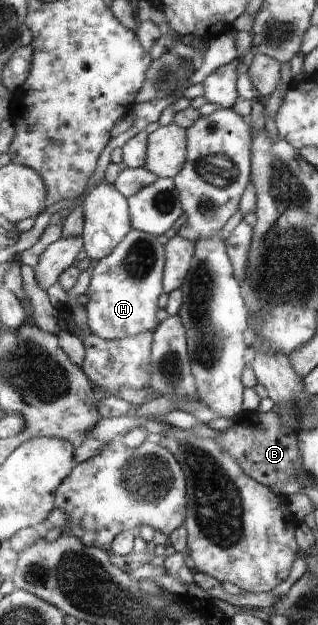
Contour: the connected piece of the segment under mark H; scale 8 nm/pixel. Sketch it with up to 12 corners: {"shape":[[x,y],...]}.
{"shape":[[131,229],[84,305],[104,340],[158,329],[163,245]]}

